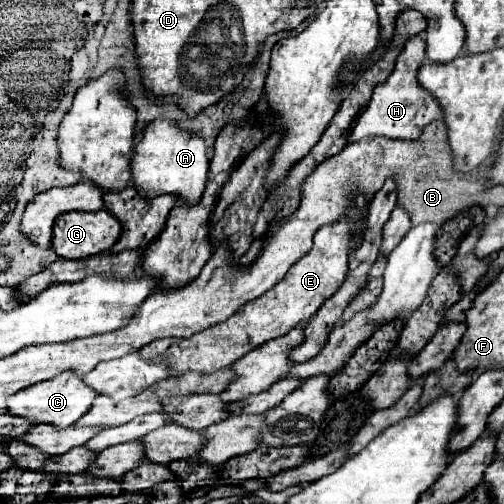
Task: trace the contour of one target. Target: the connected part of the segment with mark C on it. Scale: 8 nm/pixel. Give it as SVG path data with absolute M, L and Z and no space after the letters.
M65 371L53 381L45 381L45 383L31 385L29 389L21 389L21 393L15 393L13 397L9 397L7 409L9 413L27 417L33 423L51 423L51 425L67 427L67 425L73 425L79 417L83 417L91 409L97 397L99 393L95 389L89 389L89 385L85 385L85 381L75 371Z

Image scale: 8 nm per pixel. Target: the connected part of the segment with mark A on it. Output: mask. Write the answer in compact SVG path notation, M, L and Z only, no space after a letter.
M159 117L147 125L143 131L143 139L137 143L133 151L133 187L141 189L143 195L153 197L159 193L177 193L181 199L195 203L201 199L207 173L209 173L209 157L205 139L195 133L181 129L175 119Z

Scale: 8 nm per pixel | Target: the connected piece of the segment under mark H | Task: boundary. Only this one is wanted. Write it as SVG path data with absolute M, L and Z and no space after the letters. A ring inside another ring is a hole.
M415 35L405 43L389 79L383 85L377 85L377 89L373 91L373 97L367 109L361 113L361 117L357 119L357 125L353 127L353 133L349 135L349 143L365 139L365 137L377 137L377 135L383 135L389 139L413 141L421 135L425 125L429 125L435 119L443 119L443 109L439 101L417 81L417 69L421 67L423 61L425 61L425 41L423 37Z

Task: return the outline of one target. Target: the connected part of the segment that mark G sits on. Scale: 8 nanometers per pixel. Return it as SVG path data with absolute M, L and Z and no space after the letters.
M105 209L87 213L87 211L69 211L61 217L57 217L53 225L53 247L57 249L59 257L65 259L81 259L95 253L103 253L113 247L113 243L121 235L121 223Z

